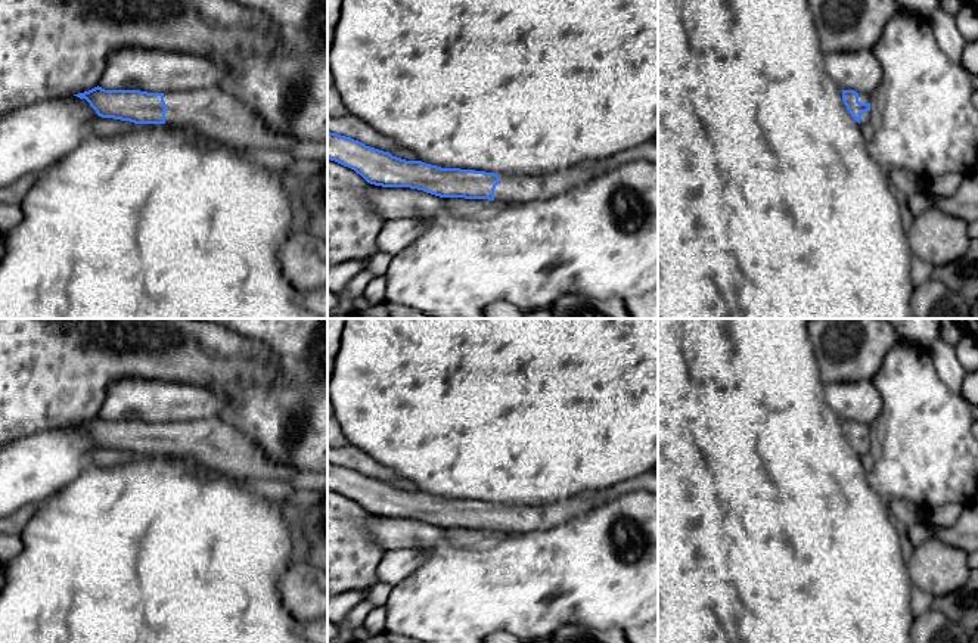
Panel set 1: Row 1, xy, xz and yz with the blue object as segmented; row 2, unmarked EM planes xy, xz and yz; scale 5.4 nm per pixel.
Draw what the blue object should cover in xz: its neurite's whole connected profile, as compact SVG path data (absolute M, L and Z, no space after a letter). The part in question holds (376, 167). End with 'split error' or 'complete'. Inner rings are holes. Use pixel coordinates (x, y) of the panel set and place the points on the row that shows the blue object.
M327 131L327 159L354 170L375 186L410 187L440 198L502 202L549 199L618 165L615 159L606 159L574 165L546 175L499 175L475 170L441 168L422 161L406 161L330 131Z; split error

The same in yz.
M842 90L842 100L851 117L860 124L870 122L870 97L854 90Z; split error

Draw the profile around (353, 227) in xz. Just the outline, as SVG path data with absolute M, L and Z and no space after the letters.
M327 159L327 267L379 252L378 234L385 220L372 209L370 190L372 184L354 170Z

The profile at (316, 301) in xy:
M327 285L316 291L298 291L296 302L317 319L327 319Z

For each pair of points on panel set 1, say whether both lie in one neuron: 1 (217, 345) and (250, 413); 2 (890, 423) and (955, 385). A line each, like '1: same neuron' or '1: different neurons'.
1: different neurons
2: different neurons

